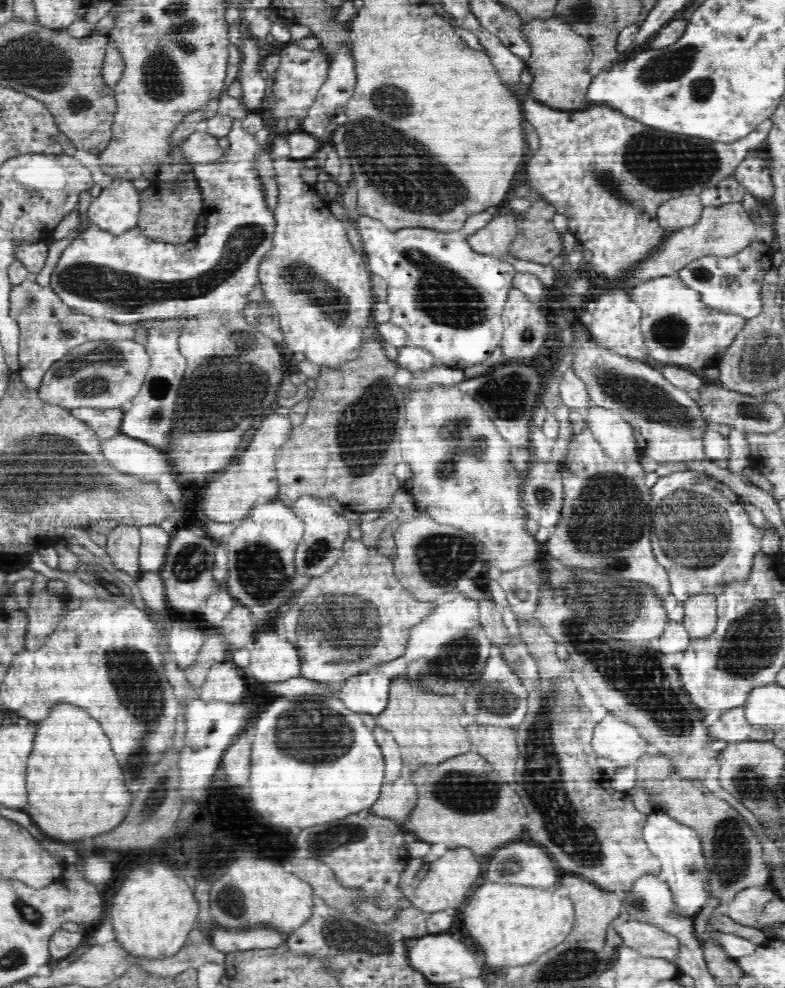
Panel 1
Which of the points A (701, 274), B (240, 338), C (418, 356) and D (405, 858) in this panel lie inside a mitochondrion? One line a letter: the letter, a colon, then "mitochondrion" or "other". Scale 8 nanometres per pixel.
A: mitochondrion
B: mitochondrion
C: other
D: other

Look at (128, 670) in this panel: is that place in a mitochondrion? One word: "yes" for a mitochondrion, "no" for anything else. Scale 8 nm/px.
yes

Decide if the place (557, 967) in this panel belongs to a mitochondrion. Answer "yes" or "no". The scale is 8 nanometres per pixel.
yes

